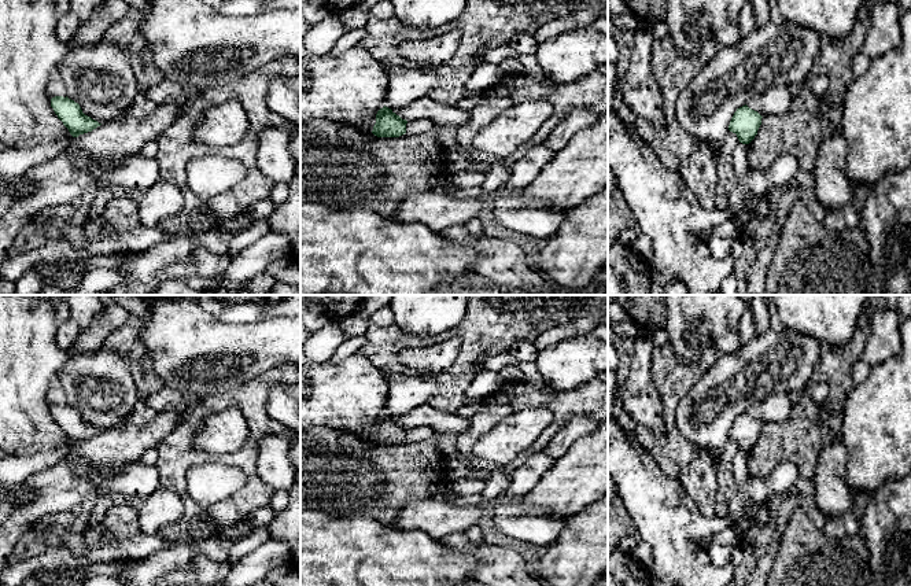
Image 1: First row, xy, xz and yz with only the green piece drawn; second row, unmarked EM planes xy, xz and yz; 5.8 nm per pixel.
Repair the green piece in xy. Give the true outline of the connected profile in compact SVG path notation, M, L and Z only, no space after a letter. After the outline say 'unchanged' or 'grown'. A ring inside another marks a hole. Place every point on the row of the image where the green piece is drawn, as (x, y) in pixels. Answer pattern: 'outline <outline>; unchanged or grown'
outline M55 96L51 99L51 107L54 108L58 118L69 129L73 137L92 132L102 124L85 115L78 103L69 99L67 96Z; unchanged

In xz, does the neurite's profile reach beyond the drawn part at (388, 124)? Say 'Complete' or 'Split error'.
Complete

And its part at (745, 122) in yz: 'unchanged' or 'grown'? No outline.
unchanged

